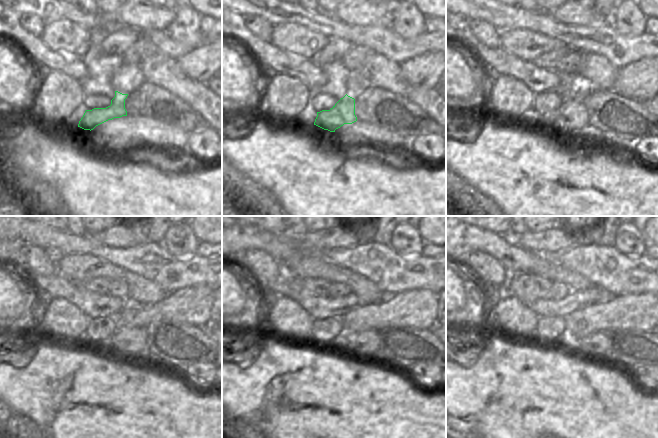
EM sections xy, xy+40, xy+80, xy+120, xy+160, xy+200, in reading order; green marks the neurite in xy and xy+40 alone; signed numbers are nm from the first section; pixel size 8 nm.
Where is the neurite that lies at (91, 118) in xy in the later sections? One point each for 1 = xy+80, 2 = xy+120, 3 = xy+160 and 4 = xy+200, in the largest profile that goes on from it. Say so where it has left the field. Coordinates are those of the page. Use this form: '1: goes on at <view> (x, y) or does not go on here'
1: goes on at xy+80 (571, 117)
2: goes on at xy+120 (127, 341)
3: goes on at xy+160 (365, 344)
4: goes on at xy+200 (598, 344)

